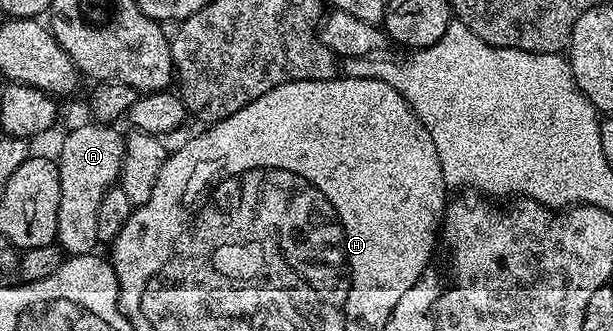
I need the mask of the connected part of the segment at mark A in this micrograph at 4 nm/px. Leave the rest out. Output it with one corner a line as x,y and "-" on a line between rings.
88,123
77,125
61,141
61,157
56,158
59,171
59,223
57,224
56,244
70,257
78,257
84,253
93,253
98,248
97,232
99,219
97,208
108,189
118,184
121,175
121,164
125,158
125,137
109,123

